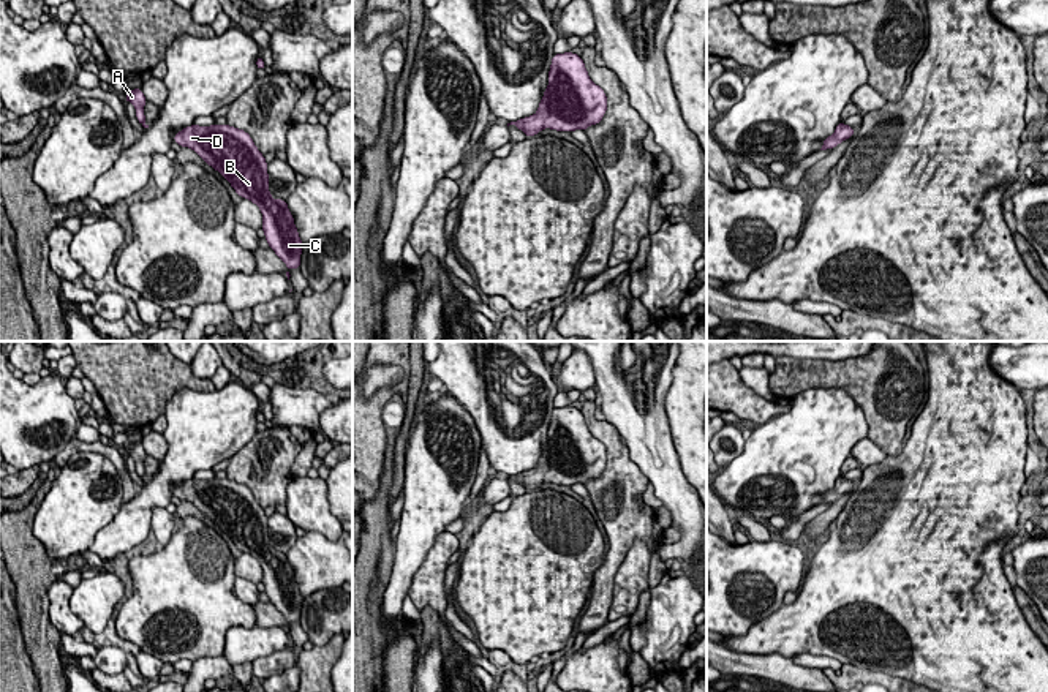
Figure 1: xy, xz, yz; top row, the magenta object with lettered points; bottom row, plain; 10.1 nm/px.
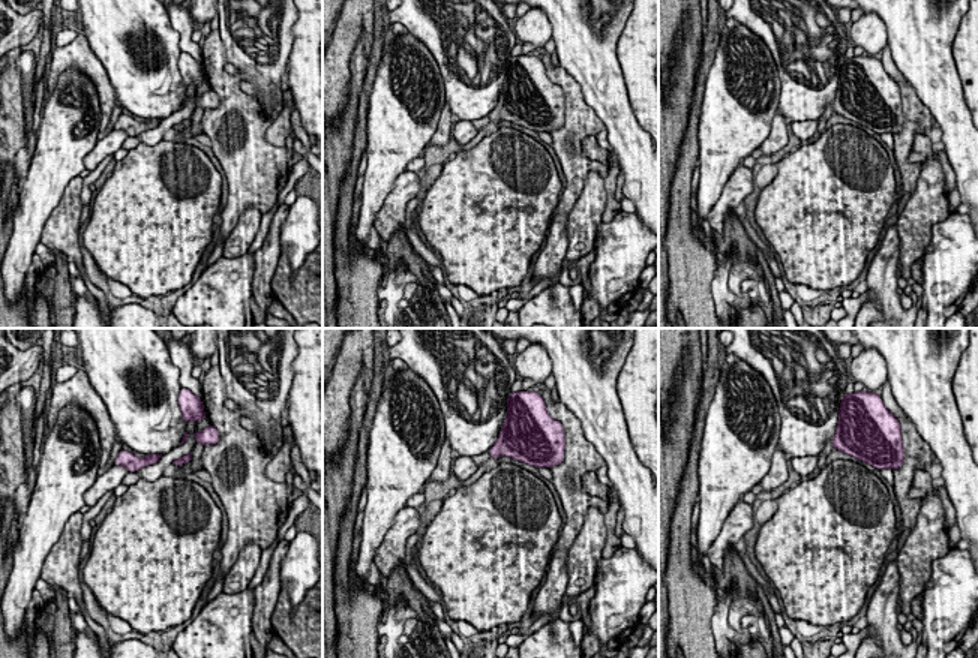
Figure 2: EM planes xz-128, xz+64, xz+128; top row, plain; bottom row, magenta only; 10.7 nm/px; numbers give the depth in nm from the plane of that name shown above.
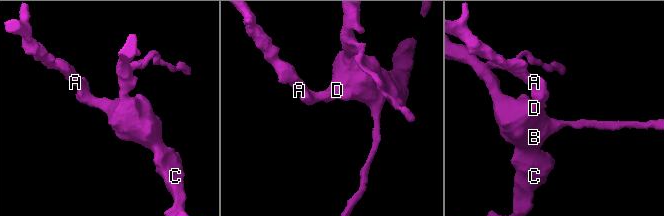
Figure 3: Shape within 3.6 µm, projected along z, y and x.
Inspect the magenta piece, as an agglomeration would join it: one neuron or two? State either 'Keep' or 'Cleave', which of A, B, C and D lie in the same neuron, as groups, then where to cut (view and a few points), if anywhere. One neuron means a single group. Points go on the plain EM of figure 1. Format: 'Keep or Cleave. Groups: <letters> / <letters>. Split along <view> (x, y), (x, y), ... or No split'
Keep. Groups: A B C D. No split

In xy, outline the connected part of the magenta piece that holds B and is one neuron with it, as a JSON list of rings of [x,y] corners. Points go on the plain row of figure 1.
[[[190,479],[174,488],[174,496],[194,504],[240,551],[256,558],[270,604],[289,624],[300,622],[303,596],[286,555],[275,555],[269,545],[267,515],[251,490],[229,479]]]

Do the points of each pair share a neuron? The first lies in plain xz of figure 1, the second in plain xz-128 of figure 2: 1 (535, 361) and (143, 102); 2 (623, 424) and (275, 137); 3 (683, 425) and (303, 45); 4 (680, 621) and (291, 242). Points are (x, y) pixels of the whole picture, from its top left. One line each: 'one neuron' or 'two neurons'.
1: one neuron
2: two neurons
3: one neuron
4: one neuron

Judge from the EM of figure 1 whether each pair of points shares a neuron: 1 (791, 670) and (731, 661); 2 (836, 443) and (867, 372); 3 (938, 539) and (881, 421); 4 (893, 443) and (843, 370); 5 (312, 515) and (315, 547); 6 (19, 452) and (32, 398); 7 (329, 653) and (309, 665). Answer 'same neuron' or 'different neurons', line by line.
1: same neuron
2: different neurons
3: different neurons
4: same neuron
5: different neurons
6: same neuron
7: same neuron

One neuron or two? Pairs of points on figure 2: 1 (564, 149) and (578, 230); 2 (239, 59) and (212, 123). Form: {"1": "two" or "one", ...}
{"1": "two", "2": "two"}

